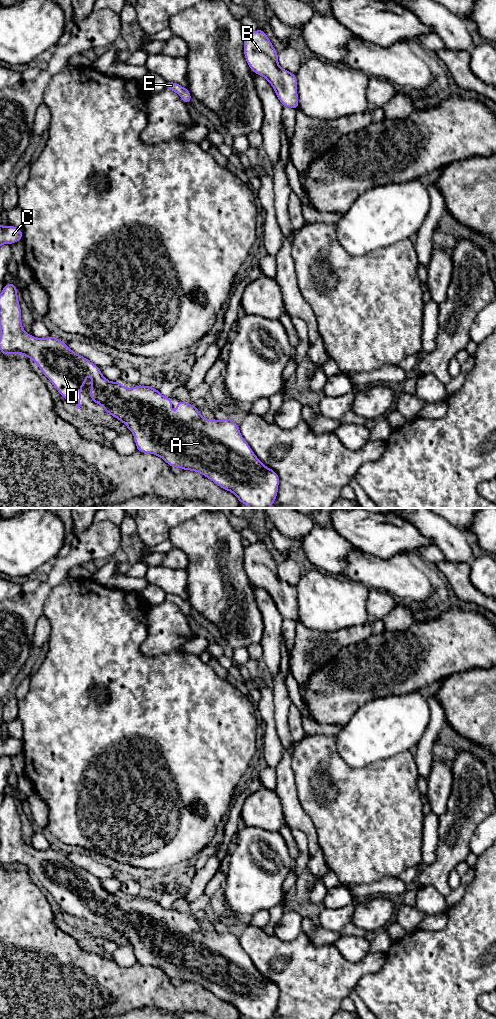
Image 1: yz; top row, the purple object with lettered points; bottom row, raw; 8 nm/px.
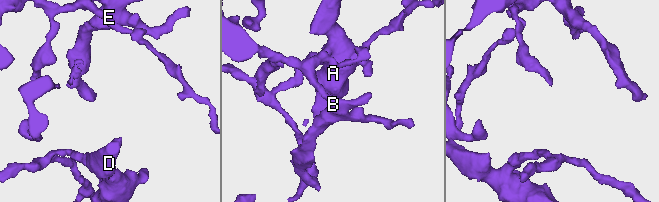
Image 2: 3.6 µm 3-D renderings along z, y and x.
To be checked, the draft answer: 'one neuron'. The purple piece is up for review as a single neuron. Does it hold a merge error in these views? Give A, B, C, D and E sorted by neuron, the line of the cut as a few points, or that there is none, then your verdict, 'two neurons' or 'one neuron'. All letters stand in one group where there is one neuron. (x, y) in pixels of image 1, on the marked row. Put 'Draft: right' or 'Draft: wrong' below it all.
A B C D E; no cut; one neuron
Draft: right

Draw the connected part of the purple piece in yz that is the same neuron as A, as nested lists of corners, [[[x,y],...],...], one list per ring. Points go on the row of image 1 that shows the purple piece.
[[[14,283],[6,284],[0,293],[0,351],[2,355],[22,354],[32,359],[42,373],[54,385],[61,396],[74,403],[80,409],[81,388],[86,383],[86,375],[92,378],[90,397],[95,404],[100,404],[106,413],[119,419],[133,433],[137,451],[151,453],[162,458],[171,468],[179,467],[201,473],[219,487],[232,492],[240,503],[250,508],[270,508],[278,493],[279,476],[265,466],[254,454],[249,444],[242,437],[239,425],[232,418],[224,420],[206,419],[201,416],[198,408],[193,404],[178,401],[177,412],[171,410],[173,398],[163,396],[159,390],[151,386],[137,385],[133,388],[124,387],[120,381],[111,382],[102,374],[100,367],[71,350],[67,343],[50,335],[48,338],[35,338],[29,335],[22,327],[21,308],[18,301],[17,287]]]

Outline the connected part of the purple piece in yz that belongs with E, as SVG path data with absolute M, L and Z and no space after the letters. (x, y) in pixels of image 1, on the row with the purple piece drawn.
M169 81L166 82L166 88L176 92L181 97L183 102L189 105L192 96L187 88L182 87L178 83Z

